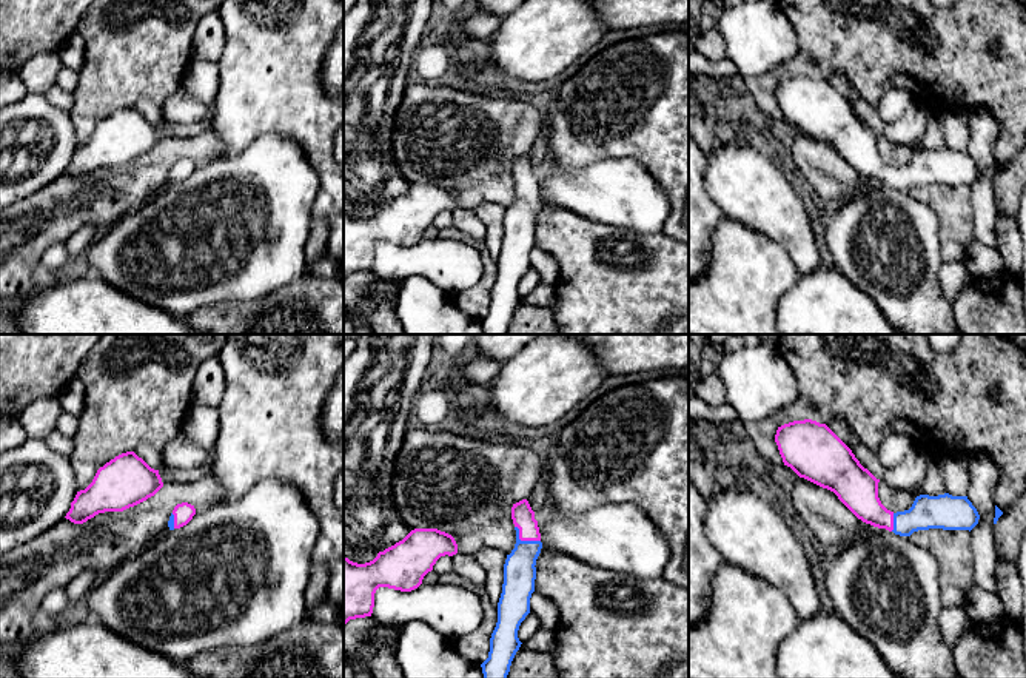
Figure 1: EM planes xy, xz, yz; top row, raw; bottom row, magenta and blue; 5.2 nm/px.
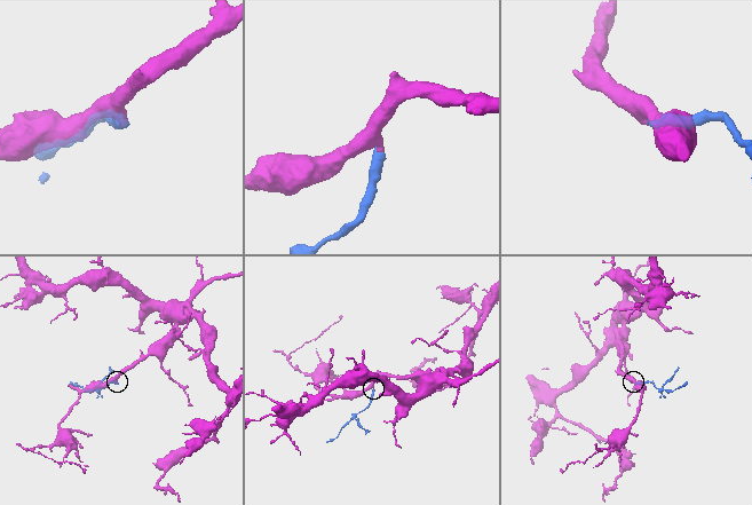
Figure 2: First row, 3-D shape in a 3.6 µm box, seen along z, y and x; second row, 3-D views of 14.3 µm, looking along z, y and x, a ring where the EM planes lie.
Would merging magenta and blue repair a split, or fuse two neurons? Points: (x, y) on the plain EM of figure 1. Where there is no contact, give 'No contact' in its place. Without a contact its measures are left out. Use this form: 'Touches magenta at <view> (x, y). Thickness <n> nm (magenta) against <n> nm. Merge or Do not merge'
Touches magenta at xz (524, 194). Thickness 120 nm (magenta) against 170 nm. Merge

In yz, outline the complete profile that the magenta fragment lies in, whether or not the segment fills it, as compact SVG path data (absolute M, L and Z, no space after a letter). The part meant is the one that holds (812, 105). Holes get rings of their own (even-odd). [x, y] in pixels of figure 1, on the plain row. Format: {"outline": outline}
{"outline": "M812 74L784 79L778 82L775 97L784 120L790 122L800 133L833 146L866 179L886 183L900 191L910 191L914 186L929 183L971 186L978 179L980 170L967 151L952 151L949 148L938 151L920 149L909 165L897 168L887 165L878 153L880 134L860 119L852 105L826 79Z"}

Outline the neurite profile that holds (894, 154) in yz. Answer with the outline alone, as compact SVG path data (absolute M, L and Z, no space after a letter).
M881 134L878 137L878 153L881 159L894 168L909 165L915 156L912 145L894 143Z

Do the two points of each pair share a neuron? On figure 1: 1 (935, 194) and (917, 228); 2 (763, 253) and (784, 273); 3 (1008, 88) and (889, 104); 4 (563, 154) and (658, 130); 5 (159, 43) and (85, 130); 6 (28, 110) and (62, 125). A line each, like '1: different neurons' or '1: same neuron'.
1: different neurons
2: same neuron
3: different neurons
4: same neuron
5: same neuron
6: same neuron

